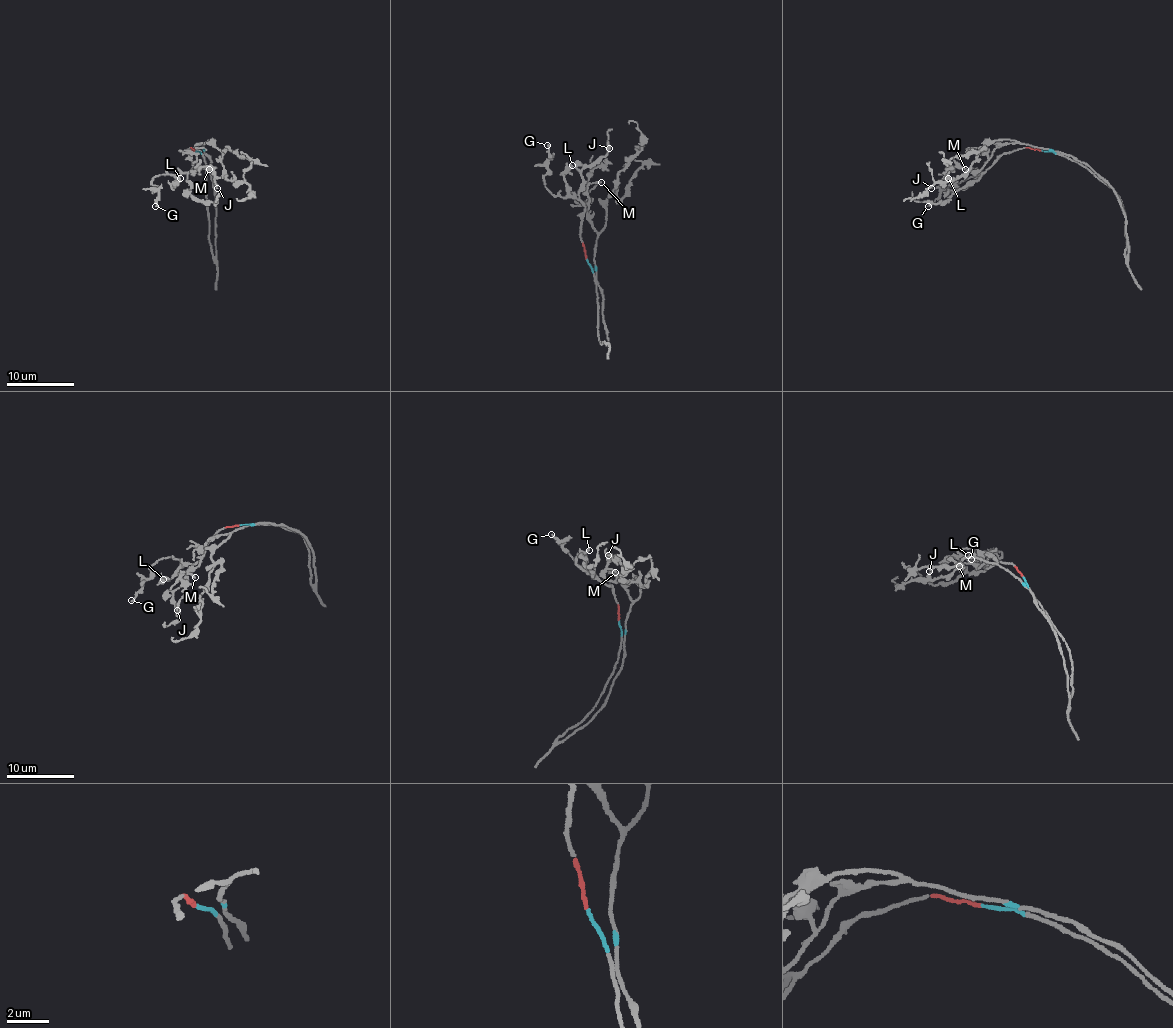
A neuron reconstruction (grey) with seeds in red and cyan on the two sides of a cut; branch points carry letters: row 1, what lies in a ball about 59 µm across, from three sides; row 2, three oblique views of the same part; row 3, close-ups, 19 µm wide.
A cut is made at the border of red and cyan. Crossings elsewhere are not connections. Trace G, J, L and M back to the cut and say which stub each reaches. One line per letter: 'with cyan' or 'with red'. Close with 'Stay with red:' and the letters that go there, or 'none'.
G: with red
J: with cyan
L: with red
M: with cyan
Stay with red: G, L

